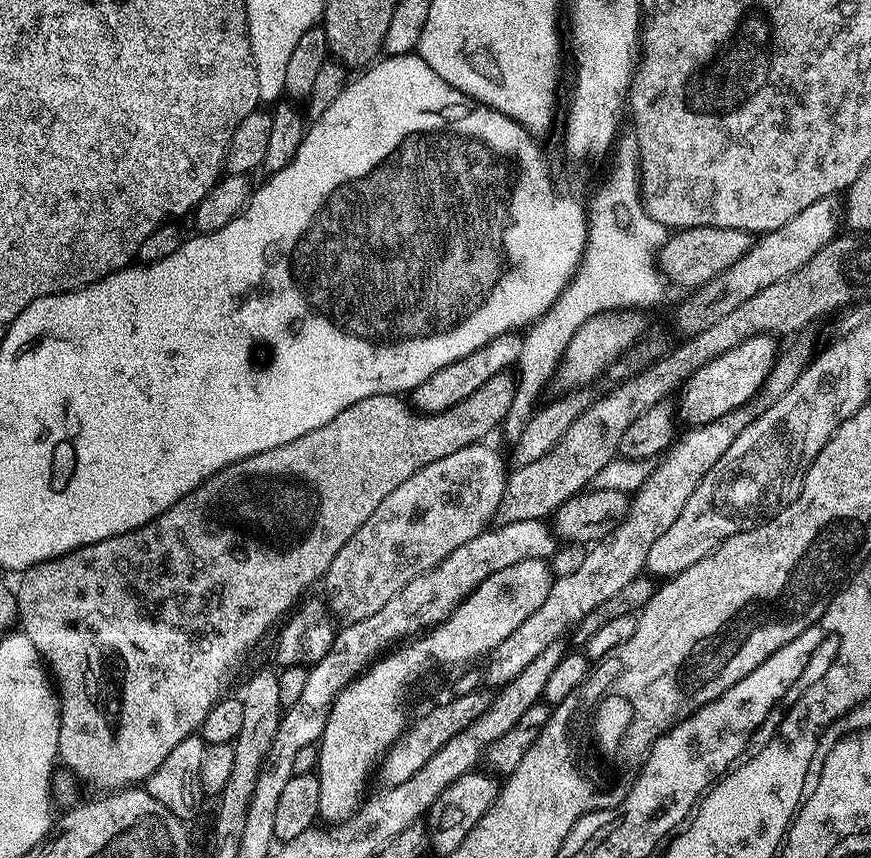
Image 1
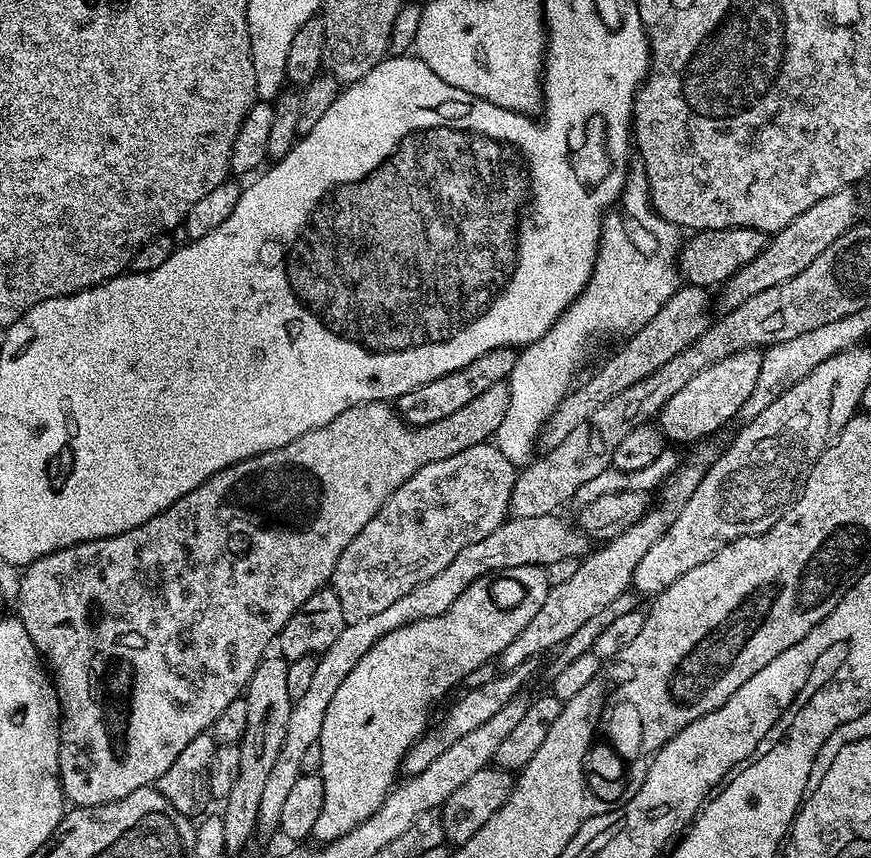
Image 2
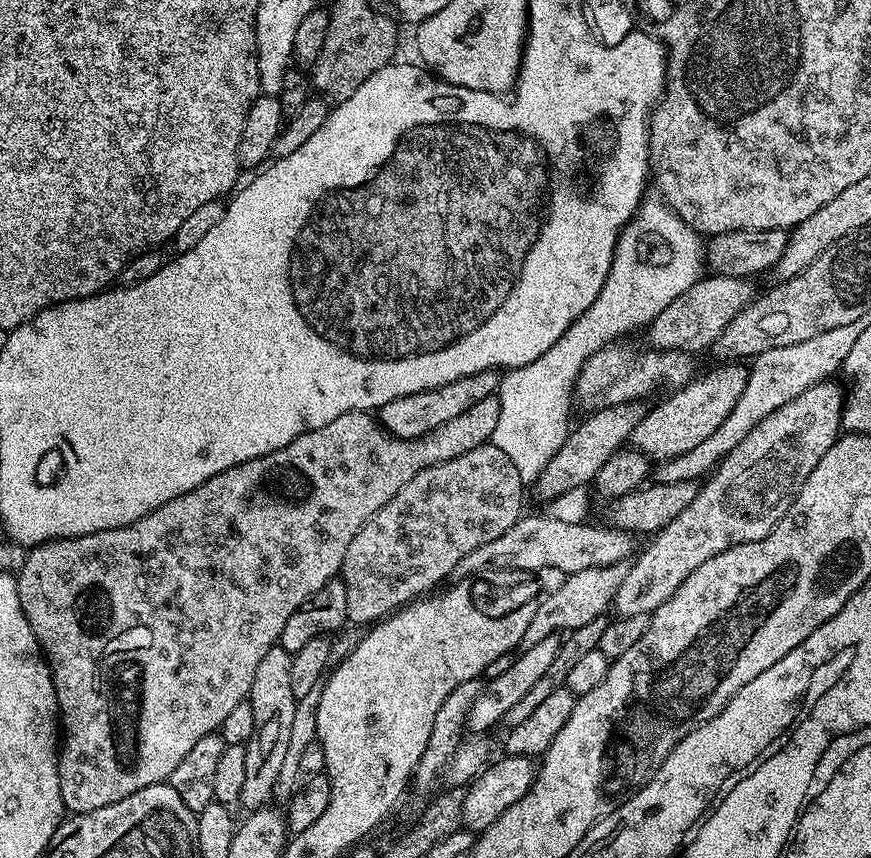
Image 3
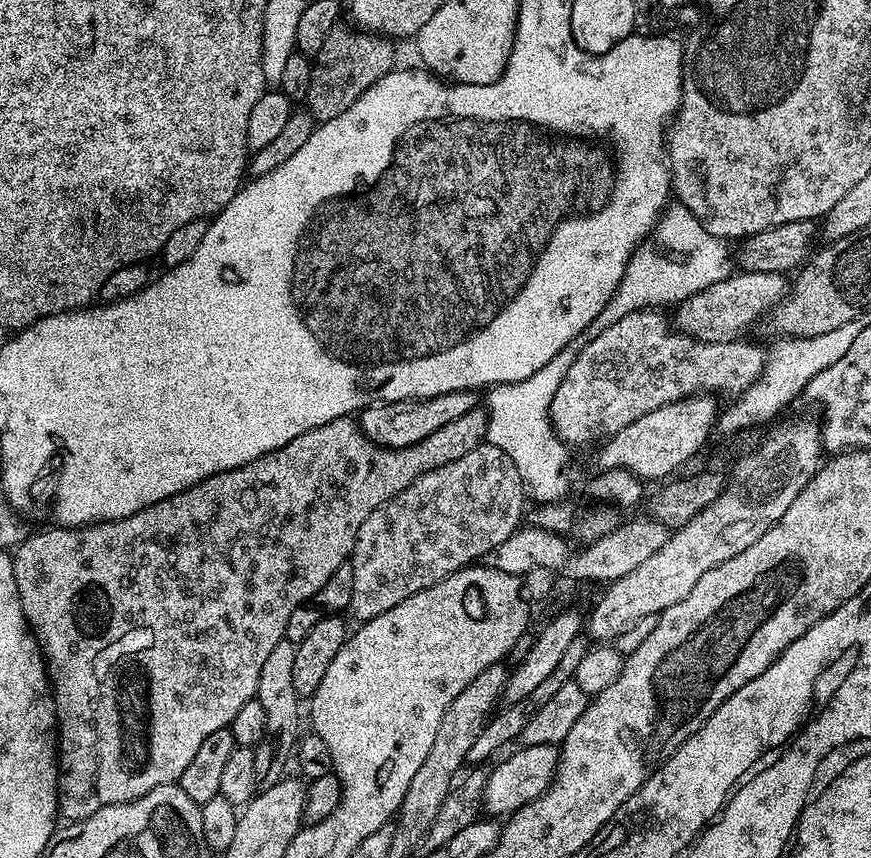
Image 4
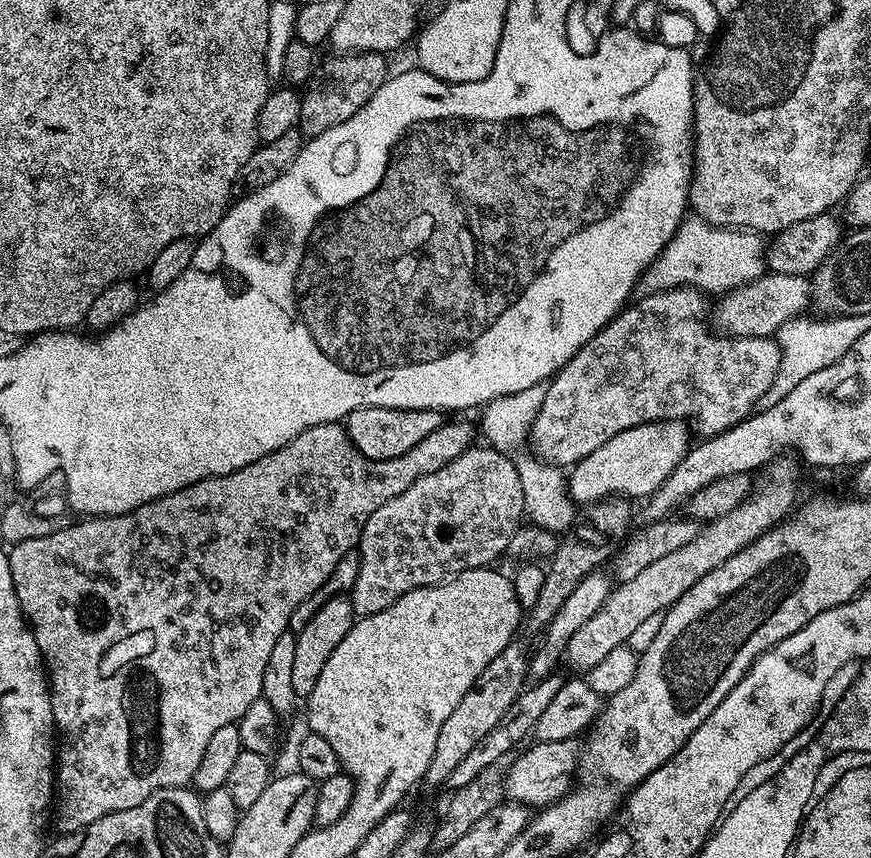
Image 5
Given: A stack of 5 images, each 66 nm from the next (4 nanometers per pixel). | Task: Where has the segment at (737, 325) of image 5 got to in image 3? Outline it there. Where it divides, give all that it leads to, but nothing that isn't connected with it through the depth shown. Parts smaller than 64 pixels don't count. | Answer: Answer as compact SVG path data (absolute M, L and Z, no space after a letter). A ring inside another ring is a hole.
M705 275L690 290L685 290L654 318L646 329L646 335L657 352L686 352L697 354L703 348L711 349L716 340L734 322L734 318L754 299L753 281L733 276Z

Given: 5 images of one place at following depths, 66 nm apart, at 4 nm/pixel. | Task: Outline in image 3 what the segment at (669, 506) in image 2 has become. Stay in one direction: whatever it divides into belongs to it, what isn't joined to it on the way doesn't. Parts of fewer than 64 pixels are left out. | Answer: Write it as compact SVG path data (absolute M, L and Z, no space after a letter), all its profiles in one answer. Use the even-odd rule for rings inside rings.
M622 563L568 574L558 590L545 595L537 603L534 618L530 618L530 626L526 626L523 647L529 648L534 646L534 642L542 642L542 638L550 638L557 633L564 634L578 626L586 626L586 622L594 622L594 618L605 615L613 607L618 586L622 586L622 578L626 578L628 569L629 565Z

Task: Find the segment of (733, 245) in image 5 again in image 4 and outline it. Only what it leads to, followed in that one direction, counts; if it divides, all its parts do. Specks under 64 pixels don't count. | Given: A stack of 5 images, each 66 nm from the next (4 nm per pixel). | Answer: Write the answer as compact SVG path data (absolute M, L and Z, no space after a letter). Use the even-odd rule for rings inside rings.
M694 214L668 215L661 215L651 234L632 251L618 290L595 322L597 329L609 328L618 318L626 318L626 314L643 308L660 310L665 307L663 304L675 306L706 290L706 286L714 286L714 282L722 282L733 275L734 256L728 253L729 245L725 241L710 234Z

